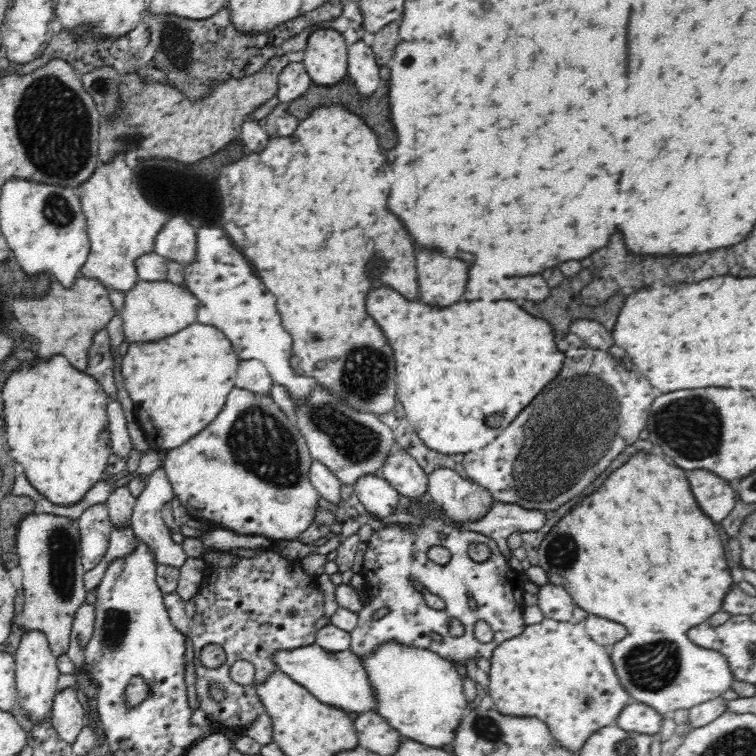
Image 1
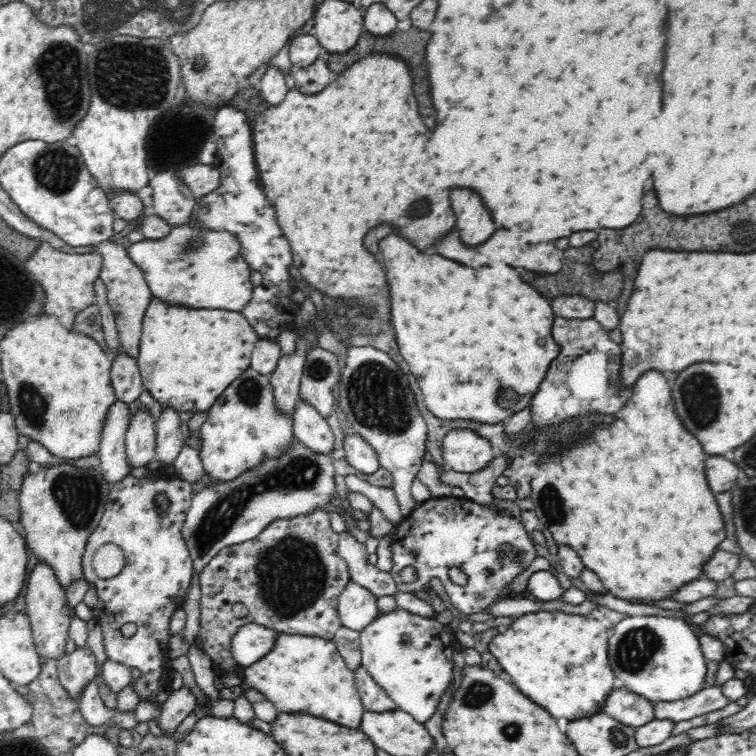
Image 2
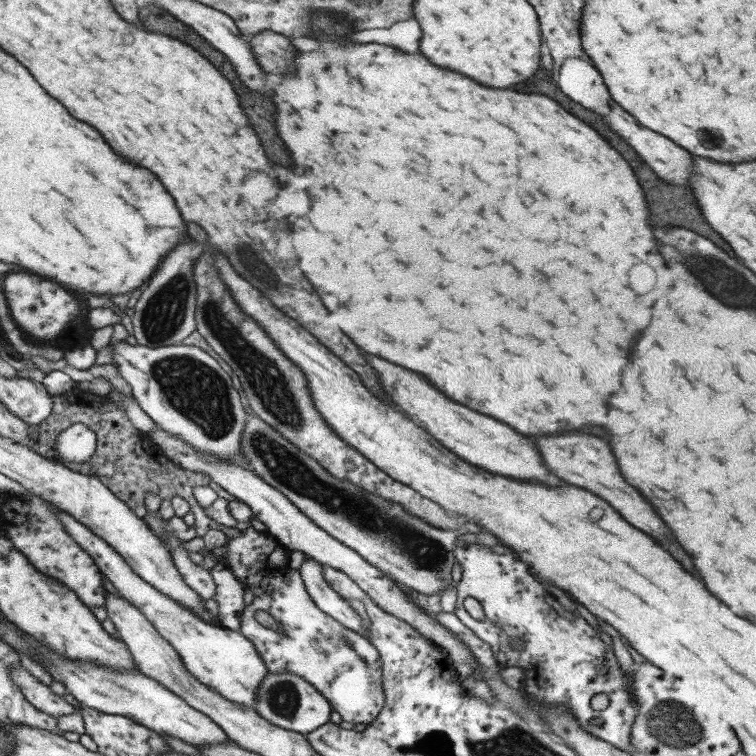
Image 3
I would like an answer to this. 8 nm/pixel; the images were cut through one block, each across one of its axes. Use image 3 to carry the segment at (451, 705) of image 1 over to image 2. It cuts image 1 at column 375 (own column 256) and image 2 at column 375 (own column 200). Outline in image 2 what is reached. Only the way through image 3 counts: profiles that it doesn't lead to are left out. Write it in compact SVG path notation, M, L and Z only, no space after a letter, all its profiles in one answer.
M398 608L396 612L378 614L362 632L362 668L384 688L386 696L400 712L406 712L416 724L426 724L438 712L440 700L452 684L452 662L458 654L456 632L438 620L412 614Z

